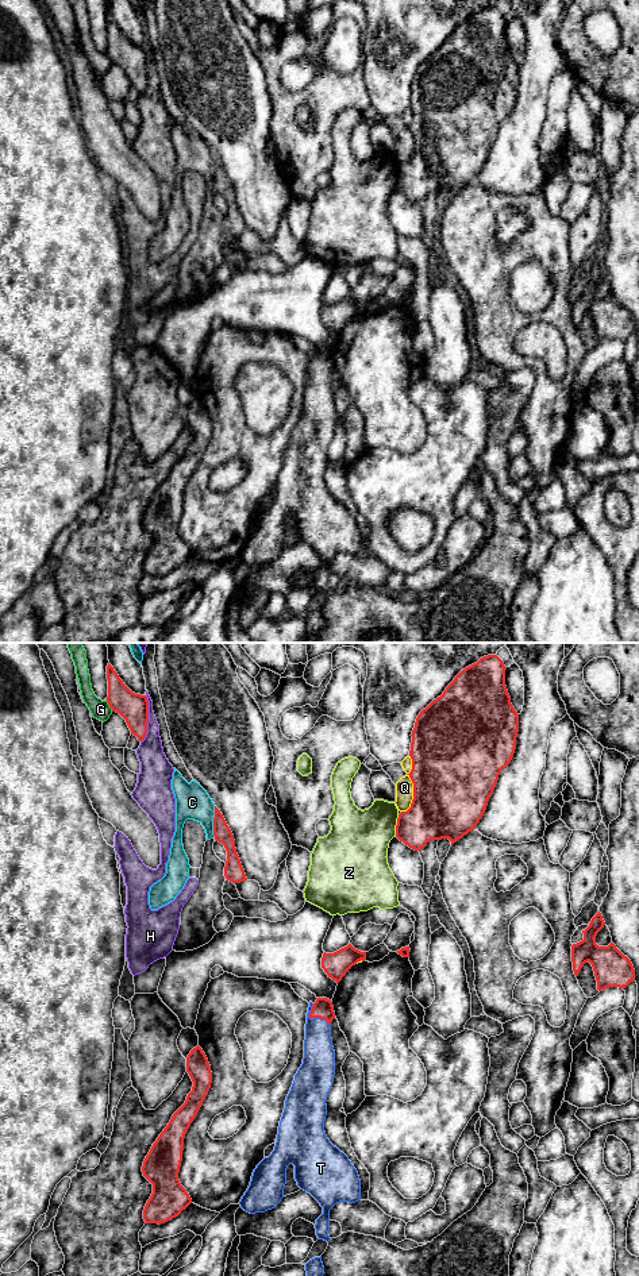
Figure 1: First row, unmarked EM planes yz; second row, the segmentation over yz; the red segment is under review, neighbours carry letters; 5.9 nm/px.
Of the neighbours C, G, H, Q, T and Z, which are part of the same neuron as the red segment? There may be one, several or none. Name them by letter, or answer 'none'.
T

